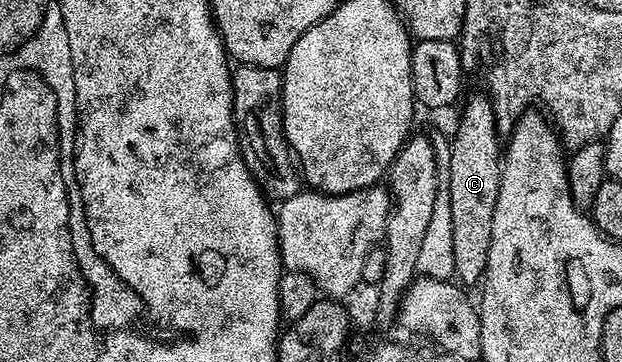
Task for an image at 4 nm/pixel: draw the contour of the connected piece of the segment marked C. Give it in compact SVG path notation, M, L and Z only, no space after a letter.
M486 94L471 95L463 112L459 115L459 124L455 127L455 136L450 136L451 156L445 168L445 186L449 191L450 212L453 221L453 254L455 265L454 278L460 284L478 284L487 268L489 241L493 241L493 209L497 209L497 193L501 189L501 173L503 161L501 158L501 132L495 124L495 110Z

